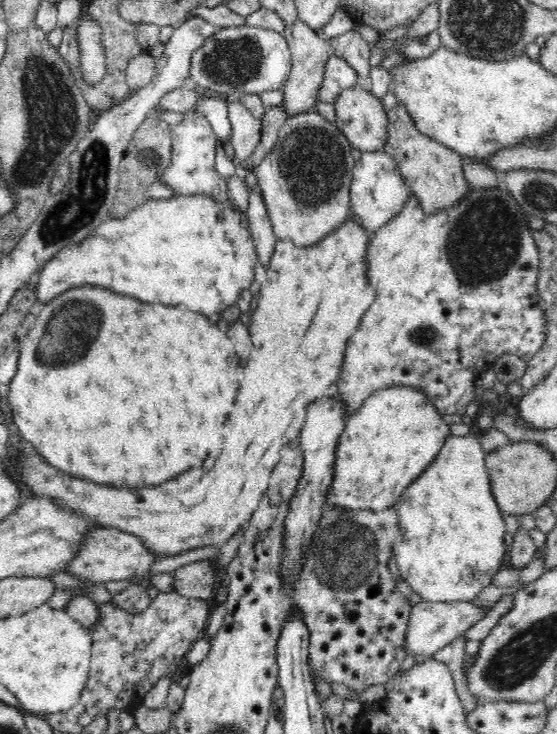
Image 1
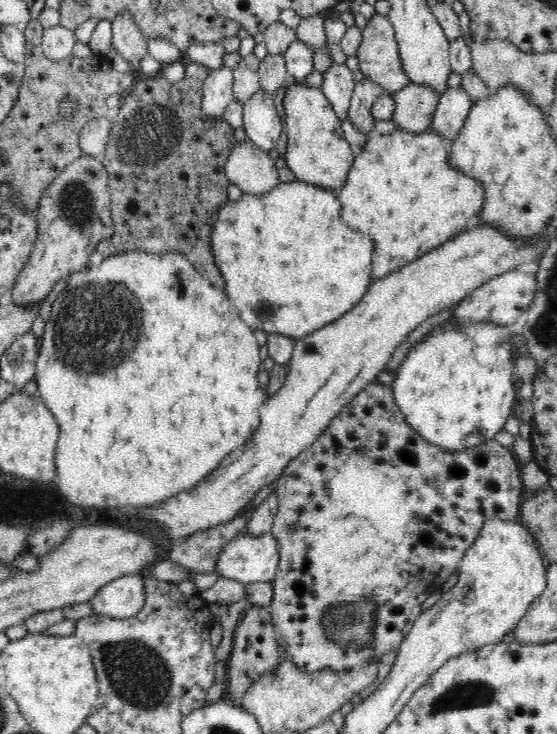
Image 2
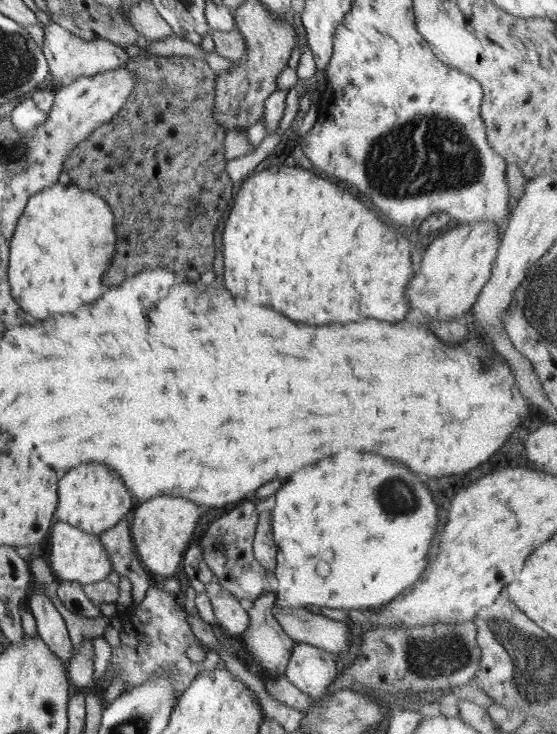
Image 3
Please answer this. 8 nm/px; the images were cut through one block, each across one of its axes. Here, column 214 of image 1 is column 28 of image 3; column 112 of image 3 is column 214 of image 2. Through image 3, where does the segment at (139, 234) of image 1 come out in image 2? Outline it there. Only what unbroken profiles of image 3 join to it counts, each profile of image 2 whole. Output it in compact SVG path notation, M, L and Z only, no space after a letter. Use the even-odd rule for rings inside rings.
M296 180L292 182L279 181L266 194L243 194L237 202L228 200L212 214L212 220L214 220L214 232L212 232L214 258L216 258L216 264L218 264L220 272L222 272L222 276L226 278L226 294L232 300L232 306L238 310L240 318L248 326L260 328L260 330L267 334L280 334L294 340L300 340L313 334L319 328L335 322L337 318L344 316L348 310L352 310L352 306L356 306L362 300L362 296L366 294L366 290L370 288L370 284L376 281L372 280L374 242L372 242L372 238L368 234L362 234L362 232L344 224L342 219L340 219L340 210L342 210L342 203L340 203L336 191Z

